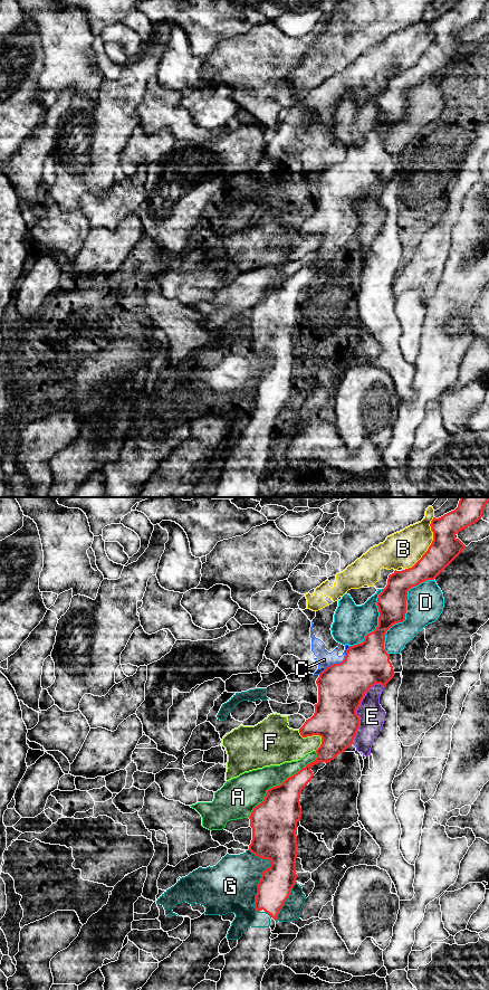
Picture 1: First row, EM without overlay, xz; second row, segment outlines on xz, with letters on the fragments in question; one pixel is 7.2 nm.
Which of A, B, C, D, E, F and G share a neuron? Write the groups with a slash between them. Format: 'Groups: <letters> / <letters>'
Groups: A / B C / D / E / F / G

